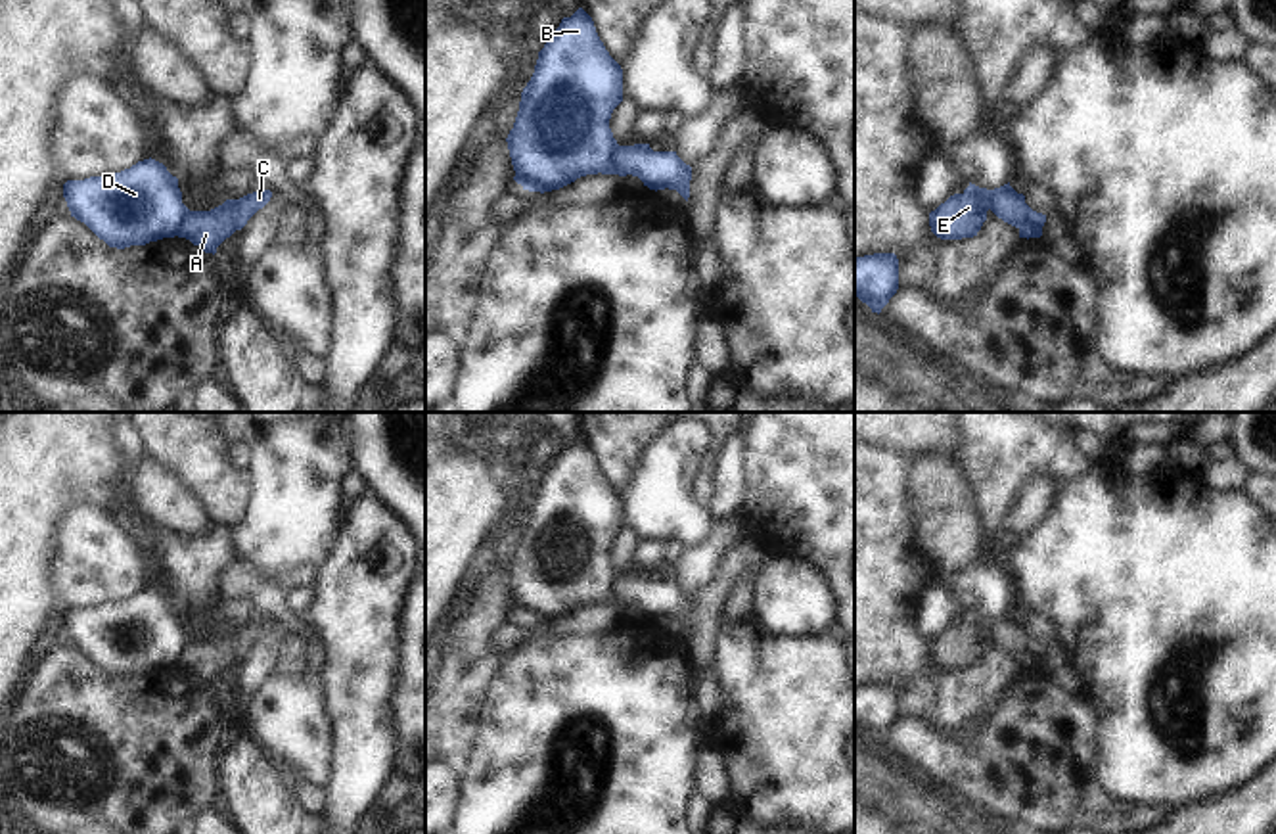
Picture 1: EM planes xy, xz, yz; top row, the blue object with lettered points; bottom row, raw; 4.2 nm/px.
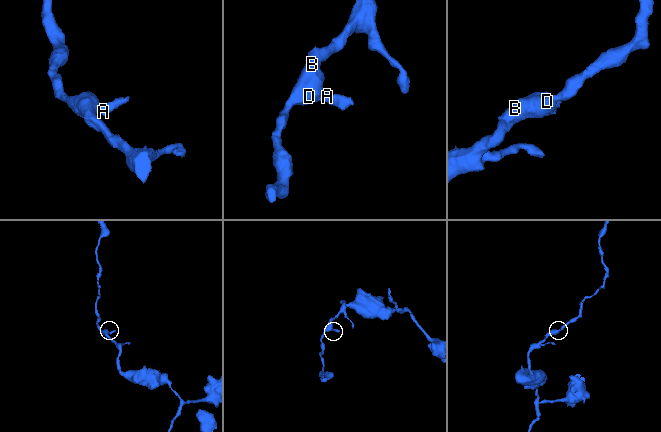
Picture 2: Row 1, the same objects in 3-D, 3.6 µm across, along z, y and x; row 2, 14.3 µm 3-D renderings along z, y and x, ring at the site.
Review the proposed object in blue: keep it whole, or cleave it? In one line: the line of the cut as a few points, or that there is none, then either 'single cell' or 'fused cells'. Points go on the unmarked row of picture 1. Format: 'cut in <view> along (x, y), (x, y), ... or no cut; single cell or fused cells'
cut in xz along (617, 574), (612, 581), (615, 602); fused cells

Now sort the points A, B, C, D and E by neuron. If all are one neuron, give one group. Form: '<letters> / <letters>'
A C / B D E

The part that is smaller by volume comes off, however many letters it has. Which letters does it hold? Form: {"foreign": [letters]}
{"foreign": ["A", "C"]}

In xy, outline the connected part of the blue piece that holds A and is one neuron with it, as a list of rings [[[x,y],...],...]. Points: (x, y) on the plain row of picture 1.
[[[270,619],[253,621],[239,629],[226,629],[211,640],[190,640],[180,652],[176,665],[199,675],[205,683],[216,683],[216,677],[241,660],[247,650],[262,638],[272,627]]]

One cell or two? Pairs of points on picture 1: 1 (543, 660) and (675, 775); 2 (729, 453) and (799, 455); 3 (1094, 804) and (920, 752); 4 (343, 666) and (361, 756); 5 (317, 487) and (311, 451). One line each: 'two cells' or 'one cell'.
1: one cell
2: two cells
3: one cell
4: one cell
5: one cell

